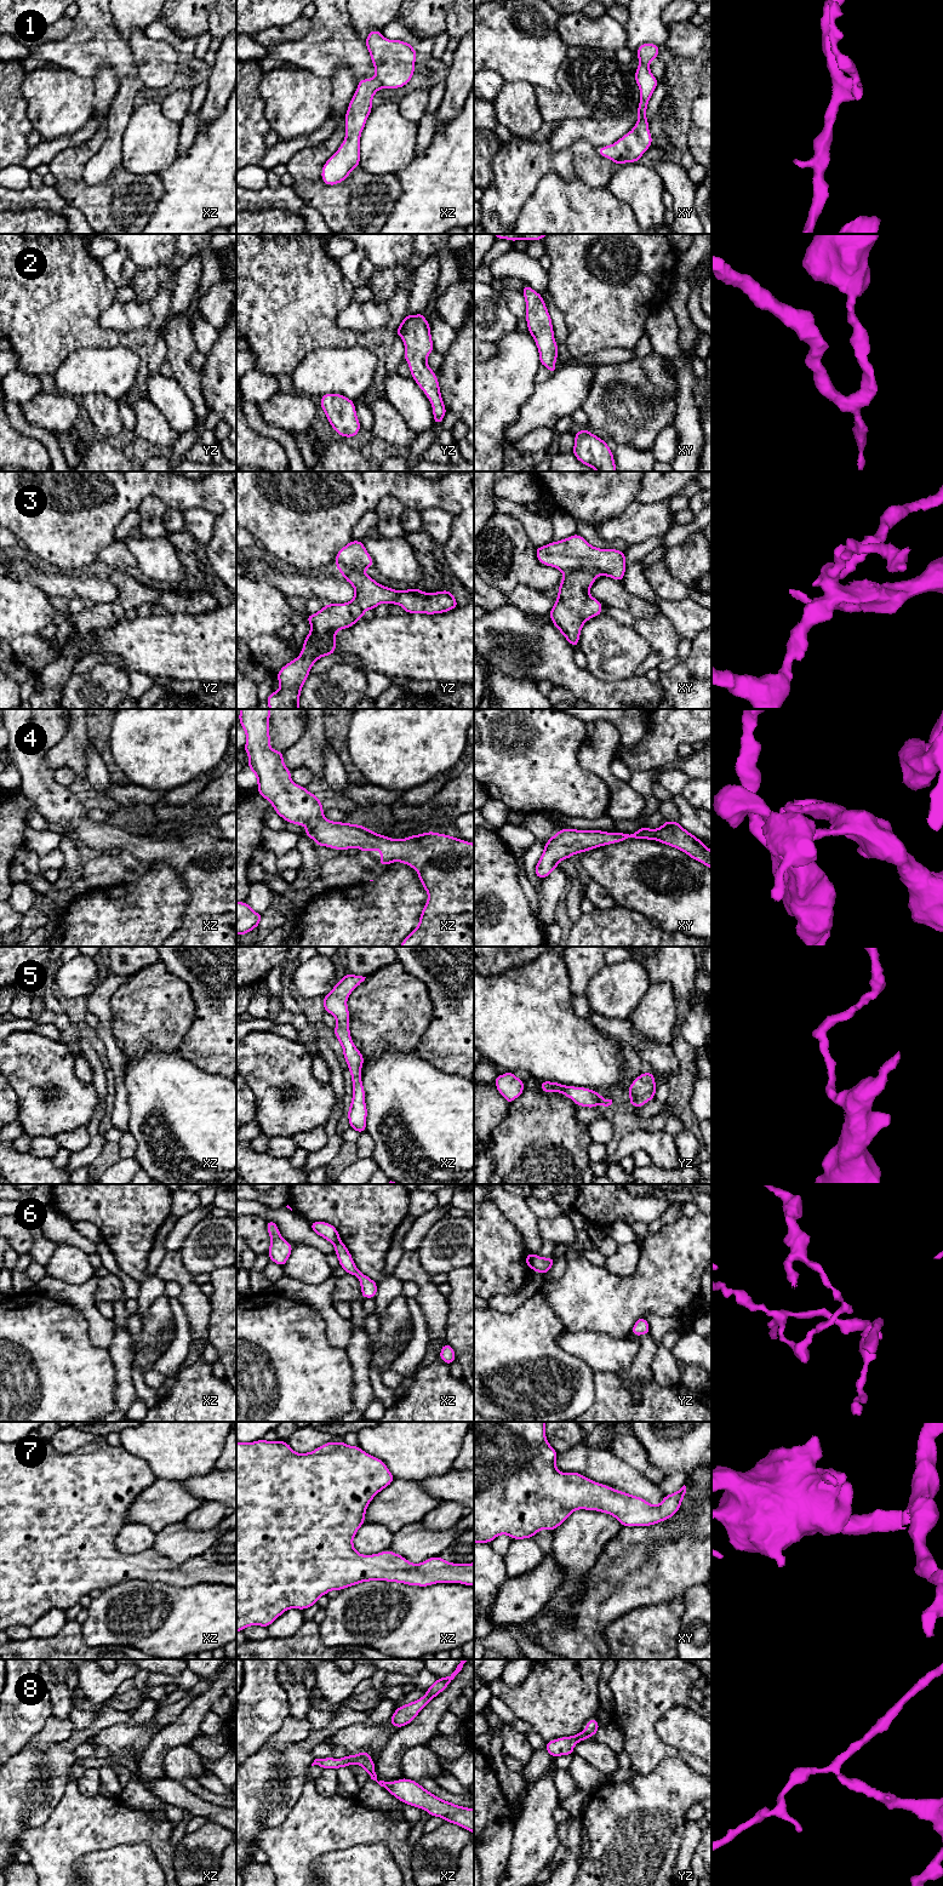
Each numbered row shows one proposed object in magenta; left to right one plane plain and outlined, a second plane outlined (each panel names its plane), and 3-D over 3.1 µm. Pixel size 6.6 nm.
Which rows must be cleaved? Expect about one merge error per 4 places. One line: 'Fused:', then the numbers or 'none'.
Fused: 3, 6, 8

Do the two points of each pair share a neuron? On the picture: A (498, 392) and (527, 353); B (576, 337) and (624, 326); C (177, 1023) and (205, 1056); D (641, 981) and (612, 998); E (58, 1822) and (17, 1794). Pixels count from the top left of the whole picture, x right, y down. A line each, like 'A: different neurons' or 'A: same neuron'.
A: same neuron
B: same neuron
C: different neurons
D: same neuron
E: different neurons

